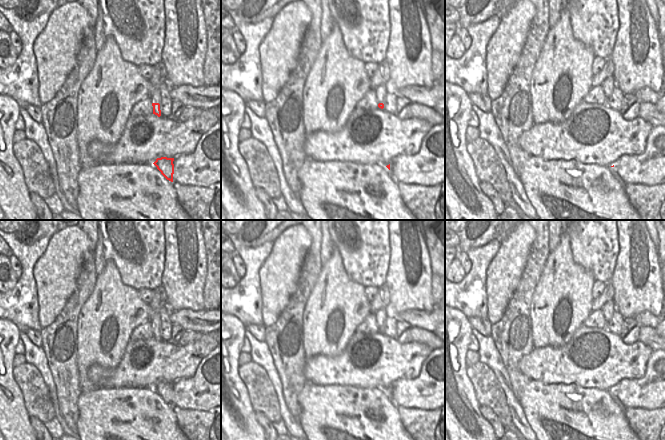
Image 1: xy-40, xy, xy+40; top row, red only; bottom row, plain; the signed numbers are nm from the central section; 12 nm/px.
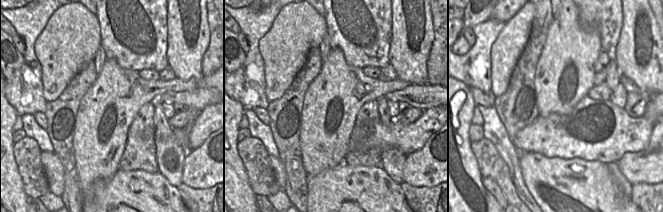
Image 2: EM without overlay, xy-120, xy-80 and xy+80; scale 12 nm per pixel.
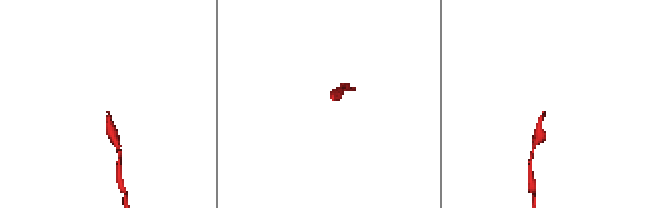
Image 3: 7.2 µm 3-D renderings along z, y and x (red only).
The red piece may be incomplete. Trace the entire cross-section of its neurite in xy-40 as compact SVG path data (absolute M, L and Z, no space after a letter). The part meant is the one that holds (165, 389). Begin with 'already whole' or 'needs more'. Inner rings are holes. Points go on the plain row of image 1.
already whole; M161 381L153 387L161 398L169 405L173 406L174 382Z

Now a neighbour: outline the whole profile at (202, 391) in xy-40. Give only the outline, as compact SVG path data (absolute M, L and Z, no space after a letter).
M221 345L200 362L192 377L178 379L173 388L174 406L201 411L221 406Z

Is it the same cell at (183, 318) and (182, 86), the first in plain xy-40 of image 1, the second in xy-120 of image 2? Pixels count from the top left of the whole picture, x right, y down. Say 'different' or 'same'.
different

